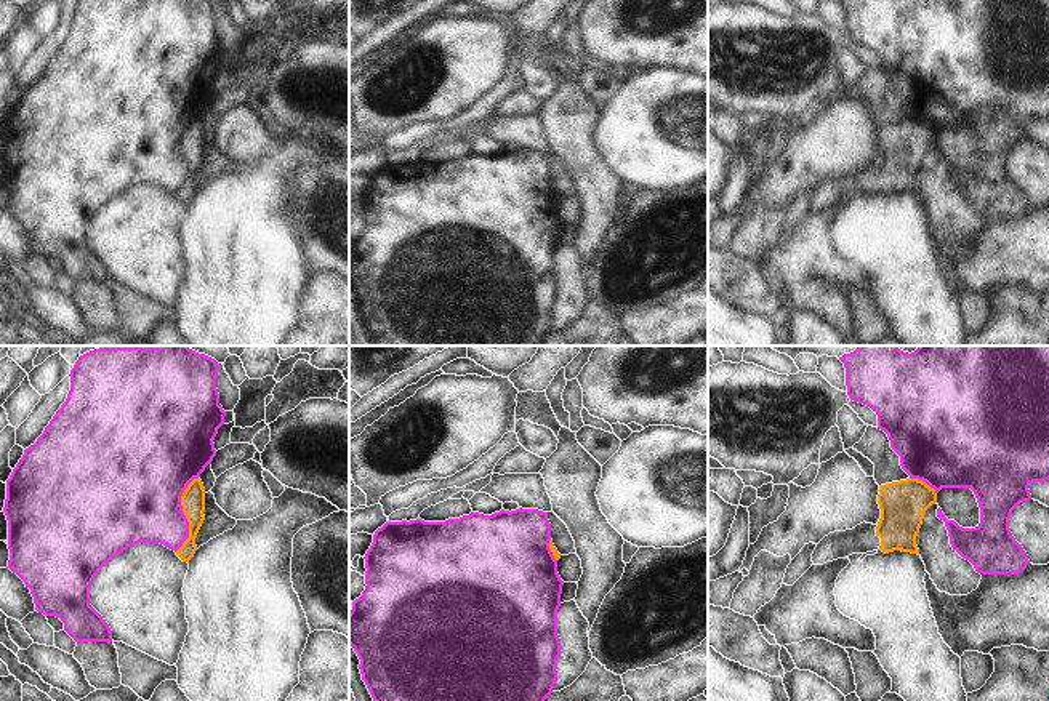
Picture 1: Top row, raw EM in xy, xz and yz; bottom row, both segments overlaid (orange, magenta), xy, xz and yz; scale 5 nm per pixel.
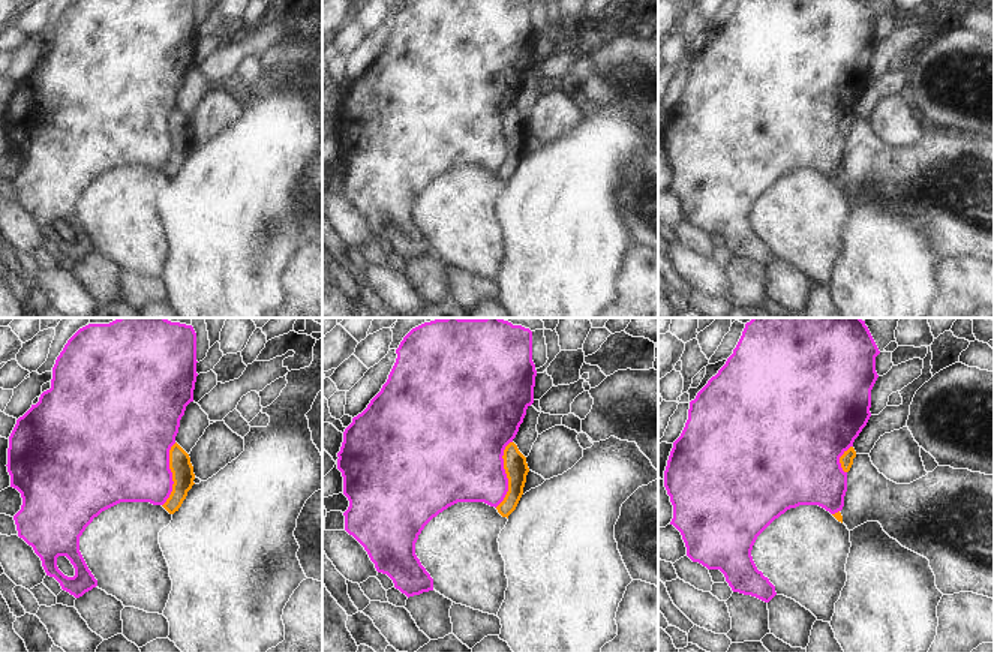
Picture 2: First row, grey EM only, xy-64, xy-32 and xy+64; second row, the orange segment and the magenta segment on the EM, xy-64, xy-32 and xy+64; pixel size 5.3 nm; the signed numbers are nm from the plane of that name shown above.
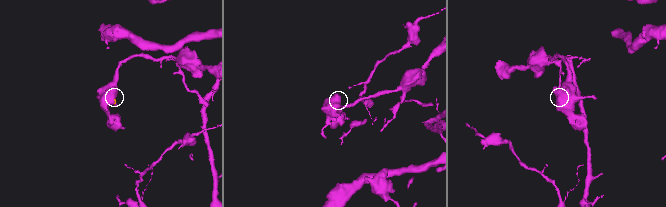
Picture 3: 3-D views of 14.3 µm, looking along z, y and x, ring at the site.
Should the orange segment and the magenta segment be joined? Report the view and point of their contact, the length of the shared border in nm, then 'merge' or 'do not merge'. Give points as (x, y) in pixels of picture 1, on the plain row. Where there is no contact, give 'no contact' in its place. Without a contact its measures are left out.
contact xy (184, 156); length 400 nm; do not merge

